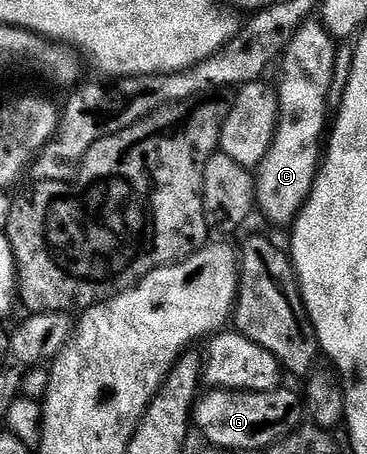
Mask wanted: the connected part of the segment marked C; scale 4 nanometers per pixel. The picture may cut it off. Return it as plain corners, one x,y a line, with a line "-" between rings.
308,20
295,33
281,59
283,83
277,86
279,130
266,160
257,167
257,206
261,214
263,210
264,216
275,226
294,227
311,191
315,189
315,180
325,154
325,135
329,130
327,101
335,86
339,46
340,43
322,21

